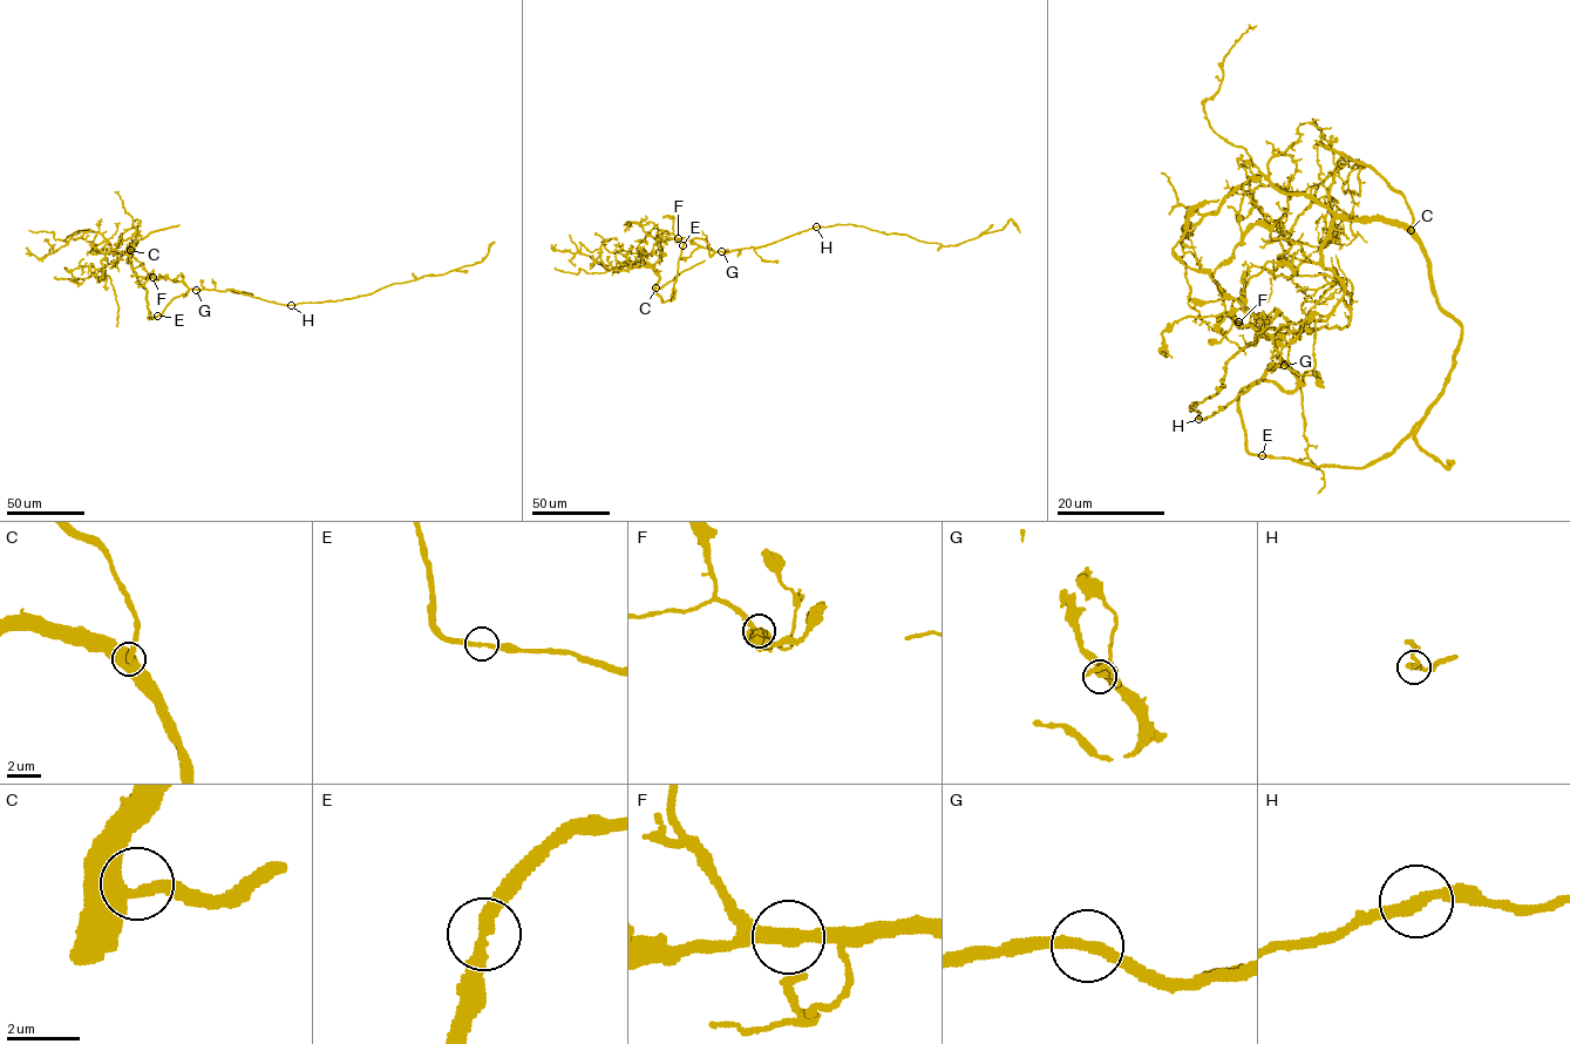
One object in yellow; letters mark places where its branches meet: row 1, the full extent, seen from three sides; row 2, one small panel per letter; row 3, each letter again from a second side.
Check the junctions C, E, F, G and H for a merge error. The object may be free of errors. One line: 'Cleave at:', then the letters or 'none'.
Cleave at: none

